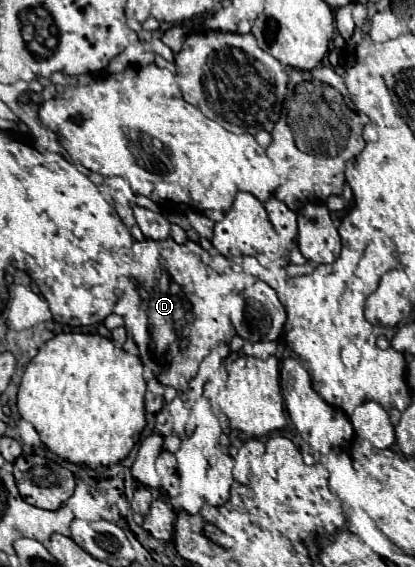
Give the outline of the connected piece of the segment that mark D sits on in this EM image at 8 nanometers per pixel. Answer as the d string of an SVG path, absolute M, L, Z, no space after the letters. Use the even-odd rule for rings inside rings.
M170 238L162 242L142 240L132 244L132 254L132 276L138 302L132 304L132 312L124 314L126 328L136 348L142 352L142 360L148 356L156 364L154 380L182 392L188 380L196 376L200 362L214 348L234 338L236 332L230 324L230 306L236 294L243 294L241 286L243 289L244 285L240 278L234 280L228 274L216 272L204 260L206 254L196 242L176 244ZM224 296L225 305L229 305L226 310L222 306Z

